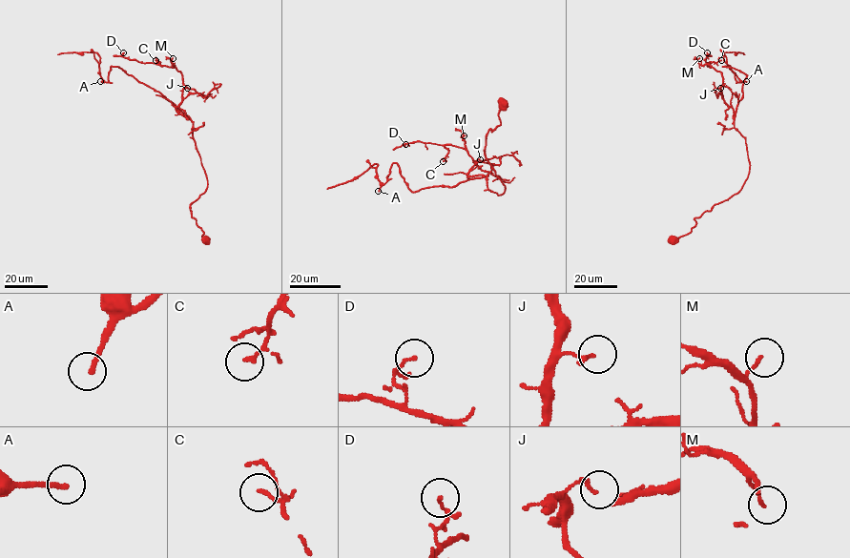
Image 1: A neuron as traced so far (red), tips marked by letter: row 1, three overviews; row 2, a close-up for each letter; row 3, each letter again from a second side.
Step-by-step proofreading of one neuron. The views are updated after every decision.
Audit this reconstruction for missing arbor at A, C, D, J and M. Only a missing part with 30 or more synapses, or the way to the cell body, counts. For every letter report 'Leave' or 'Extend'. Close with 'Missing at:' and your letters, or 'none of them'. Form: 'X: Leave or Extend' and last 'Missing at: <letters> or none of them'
A: Leave
C: Leave
D: Leave
J: Leave
M: Leave
Missing at: none of them

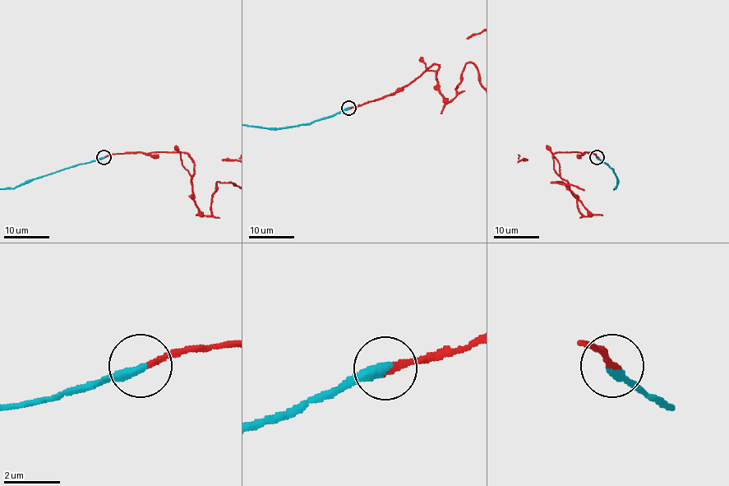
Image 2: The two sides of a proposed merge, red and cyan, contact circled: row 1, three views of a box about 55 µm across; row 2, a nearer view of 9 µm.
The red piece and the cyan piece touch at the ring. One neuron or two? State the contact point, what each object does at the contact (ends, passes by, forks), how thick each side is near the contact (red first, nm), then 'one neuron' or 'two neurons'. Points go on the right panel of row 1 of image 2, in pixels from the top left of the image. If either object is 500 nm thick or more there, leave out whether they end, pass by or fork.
place (597, 157); red ends; cyan ends; calibres 200 and 360 nm; one neuron

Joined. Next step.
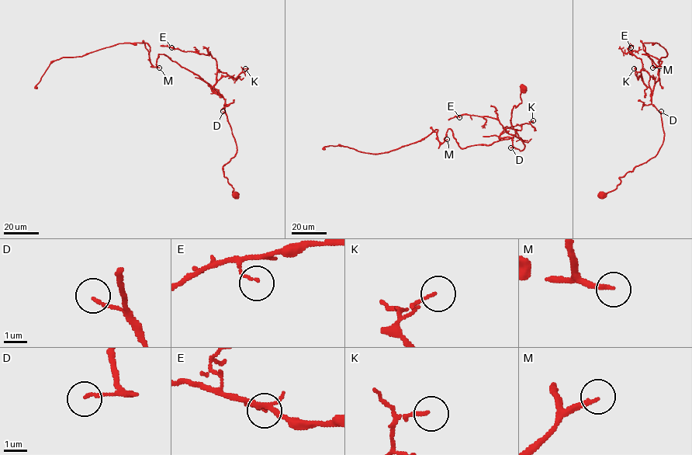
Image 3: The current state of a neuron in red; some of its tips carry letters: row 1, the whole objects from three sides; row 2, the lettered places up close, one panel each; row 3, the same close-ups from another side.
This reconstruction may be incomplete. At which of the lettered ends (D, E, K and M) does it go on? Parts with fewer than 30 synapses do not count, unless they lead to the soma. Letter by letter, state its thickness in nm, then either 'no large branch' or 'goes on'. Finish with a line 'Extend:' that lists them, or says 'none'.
D: calibre 110 nm; no large branch
E: calibre 100 nm; no large branch
K: calibre 100 nm; no large branch
M: calibre 200 nm; goes on
Extend: M

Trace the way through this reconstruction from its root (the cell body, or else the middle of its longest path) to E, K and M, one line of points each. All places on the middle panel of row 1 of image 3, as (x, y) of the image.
E: (523, 88), (510, 119), (523, 150), (513, 146), (513, 138), (499, 137), (505, 127), (497, 119), (459, 117)
K: (523, 88), (510, 123), (524, 147), (520, 151), (513, 138), (499, 137), (506, 128), (533, 120)
M: (523, 88), (510, 119), (523, 150), (513, 146), (513, 138), (461, 148), (450, 129), (447, 139)

